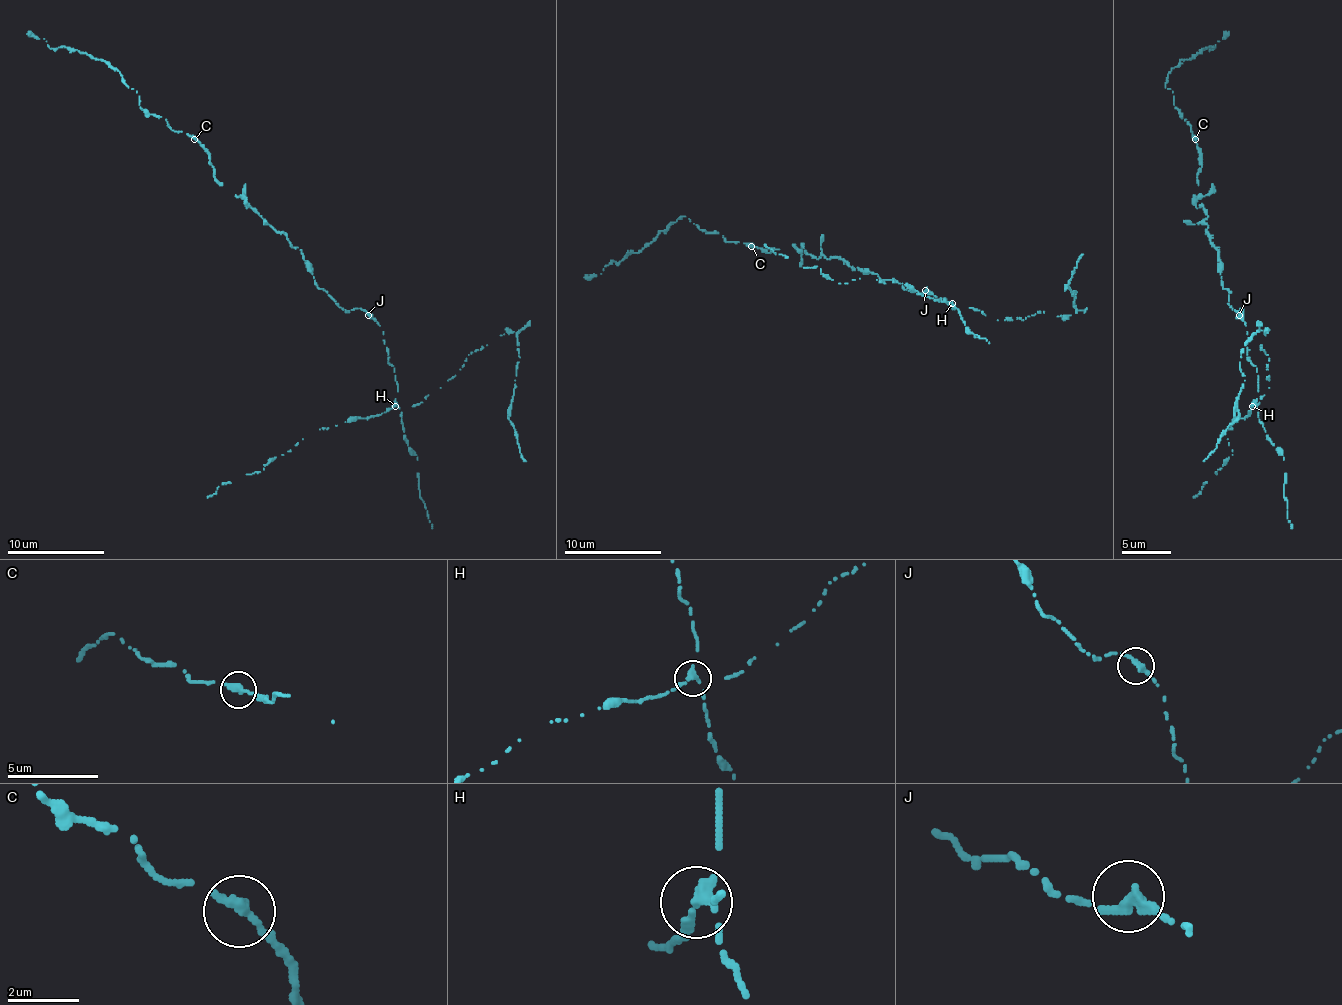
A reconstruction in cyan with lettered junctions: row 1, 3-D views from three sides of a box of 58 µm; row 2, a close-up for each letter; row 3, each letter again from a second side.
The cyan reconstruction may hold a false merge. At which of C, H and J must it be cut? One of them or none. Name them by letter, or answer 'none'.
H

